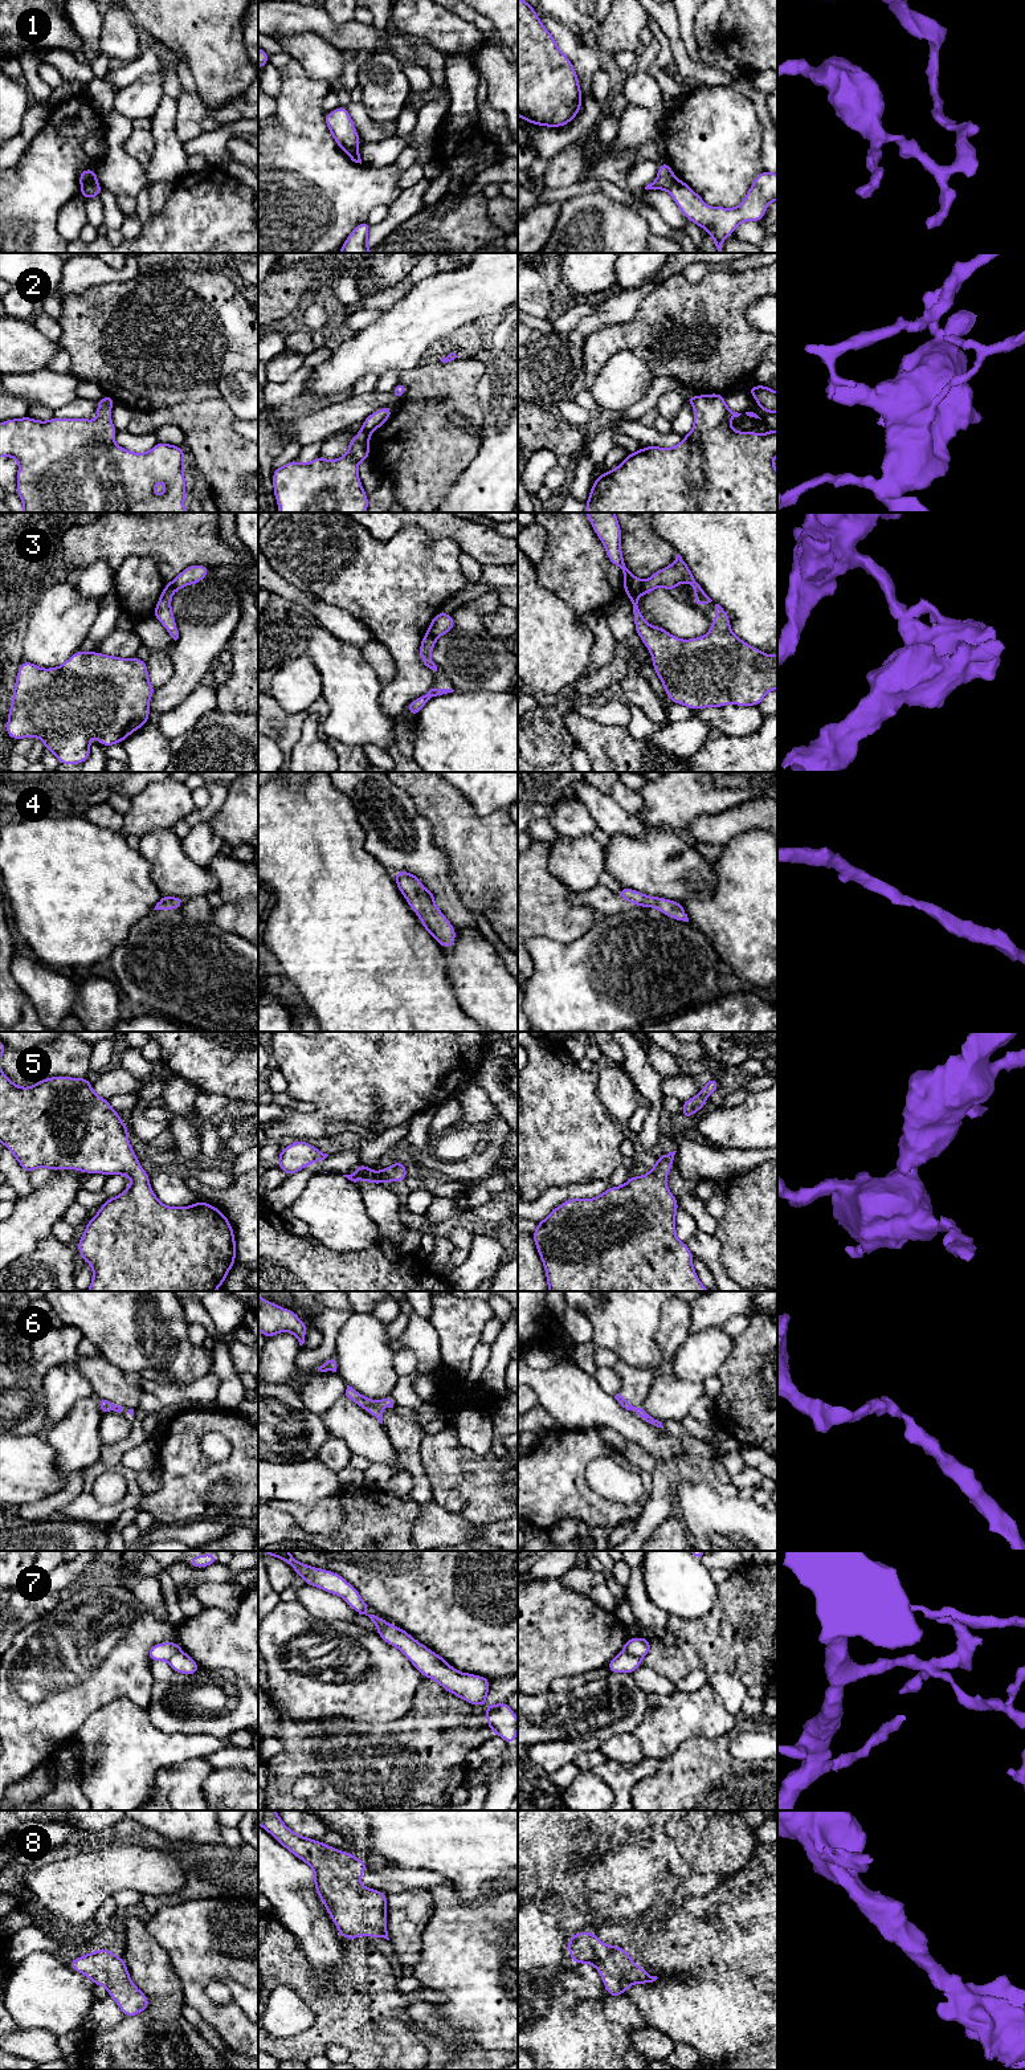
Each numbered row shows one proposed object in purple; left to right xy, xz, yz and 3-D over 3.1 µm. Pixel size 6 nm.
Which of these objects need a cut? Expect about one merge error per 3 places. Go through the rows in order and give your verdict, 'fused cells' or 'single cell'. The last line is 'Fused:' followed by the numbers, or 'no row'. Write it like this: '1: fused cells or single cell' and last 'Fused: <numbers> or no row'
1: fused cells
2: fused cells
3: fused cells
4: single cell
5: single cell
6: single cell
7: fused cells
8: single cell
Fused: 1, 2, 3, 7

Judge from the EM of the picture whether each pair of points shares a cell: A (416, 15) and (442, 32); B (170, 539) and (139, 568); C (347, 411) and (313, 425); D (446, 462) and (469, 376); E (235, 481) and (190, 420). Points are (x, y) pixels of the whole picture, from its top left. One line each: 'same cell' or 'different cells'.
A: same cell
B: different cells
C: same cell
D: same cell
E: same cell

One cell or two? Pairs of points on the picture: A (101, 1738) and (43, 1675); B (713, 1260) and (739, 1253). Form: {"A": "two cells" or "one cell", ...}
{"A": "two cells", "B": "two cells"}

